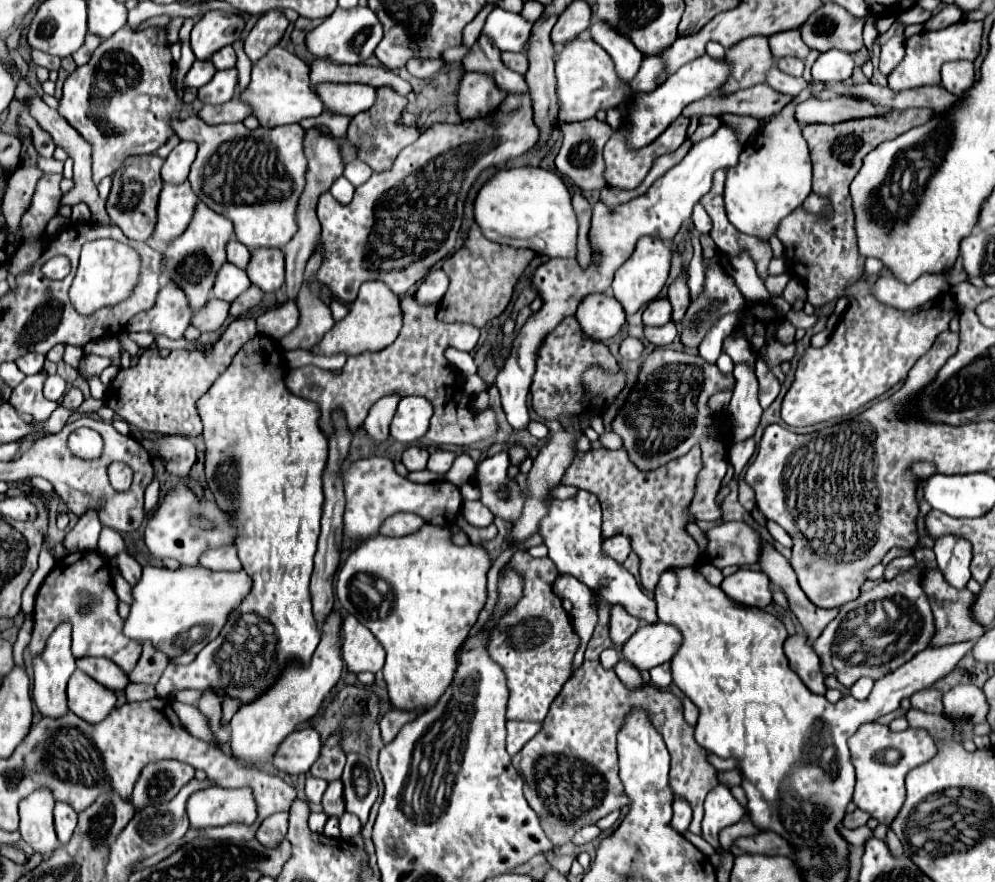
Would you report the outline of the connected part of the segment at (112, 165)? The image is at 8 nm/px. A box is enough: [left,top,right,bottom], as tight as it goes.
[57,27,181,183]

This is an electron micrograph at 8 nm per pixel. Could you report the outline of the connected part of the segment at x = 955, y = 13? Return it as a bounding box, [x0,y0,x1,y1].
[925,5,963,31]

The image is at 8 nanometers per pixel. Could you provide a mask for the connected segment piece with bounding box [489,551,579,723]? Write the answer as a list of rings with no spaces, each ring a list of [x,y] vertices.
[[[517,551],[511,557],[511,567],[521,571],[525,575],[525,591],[523,599],[505,615],[503,633],[499,635],[499,625],[491,631],[489,637],[489,655],[493,661],[497,661],[509,681],[509,705],[507,705],[507,719],[519,719],[519,721],[543,721],[551,701],[559,695],[563,683],[571,675],[573,667],[573,655],[579,649],[579,635],[575,635],[575,629],[571,627],[569,613],[561,607],[561,599],[553,593],[553,581],[557,579],[559,571],[555,563],[551,563],[549,557],[535,559],[527,551]]]

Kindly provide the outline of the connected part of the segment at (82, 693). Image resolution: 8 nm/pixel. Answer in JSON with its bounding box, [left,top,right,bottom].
[67,669,117,723]

